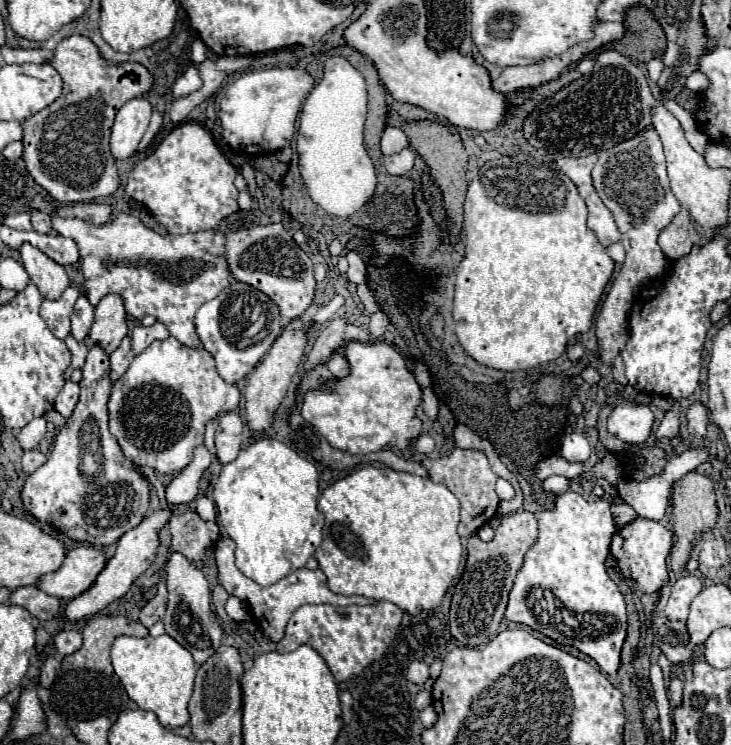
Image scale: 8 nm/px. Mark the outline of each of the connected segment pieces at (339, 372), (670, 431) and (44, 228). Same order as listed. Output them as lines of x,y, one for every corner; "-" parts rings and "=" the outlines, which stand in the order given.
343,349
333,351
331,359
327,361
327,369
329,369
329,373
335,375
335,377
343,377
343,375
349,373
349,363
347,363
347,359
345,359
345,355
343,355
341,351
343,351
=
673,403
673,409
667,411
667,415
663,417
659,429
655,431
655,439
661,441
665,437
675,437
679,433
679,403
=
31,211
31,223
37,233
51,233
51,217
41,211

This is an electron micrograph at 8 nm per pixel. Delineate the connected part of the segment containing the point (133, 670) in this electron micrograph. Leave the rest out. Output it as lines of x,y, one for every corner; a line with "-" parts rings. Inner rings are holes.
167,633
157,639
137,639
127,635
117,637
111,647
111,661
129,699
133,699
139,709
153,711
159,717
159,723
169,729
189,723
187,705
193,693
197,665
193,661
193,655
185,647
181,647
173,637
169,637

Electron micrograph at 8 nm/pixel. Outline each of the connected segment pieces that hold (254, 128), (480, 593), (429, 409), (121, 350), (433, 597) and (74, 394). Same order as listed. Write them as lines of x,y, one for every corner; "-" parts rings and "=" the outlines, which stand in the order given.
299,67
247,71
229,85
219,103
223,139
239,153
261,155
289,147
303,99
313,87
313,77
=
517,511
501,517
499,527
495,529
495,539
485,543
473,533
467,541
467,563
465,571
455,585
451,599
449,627
451,635
465,647
479,647
487,643
499,629
499,623
505,615
507,595
513,587
515,575
521,569
527,549
537,539
537,521
533,513
=
423,389
423,409
431,421
437,419
437,397
431,389
=
125,337
121,341
121,345
109,355
109,359
111,359
111,381
117,381
127,371
133,357
135,355
131,351
131,341
129,341
129,337
=
365,465
329,485
319,497
319,509
325,515
325,525
323,543
315,557
333,593
391,601
411,615
441,605
463,557
461,539
457,535
459,499
445,485
433,483
427,477
=
65,381
63,389
59,391
59,395
55,399
55,409
67,419
73,413
77,401
79,401
79,385
73,381

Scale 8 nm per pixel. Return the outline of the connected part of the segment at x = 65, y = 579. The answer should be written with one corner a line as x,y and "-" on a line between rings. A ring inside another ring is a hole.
79,545
69,549
61,567
49,575
43,575
37,581
37,587
57,599
73,599
95,583
105,563
107,557
99,549
91,545

